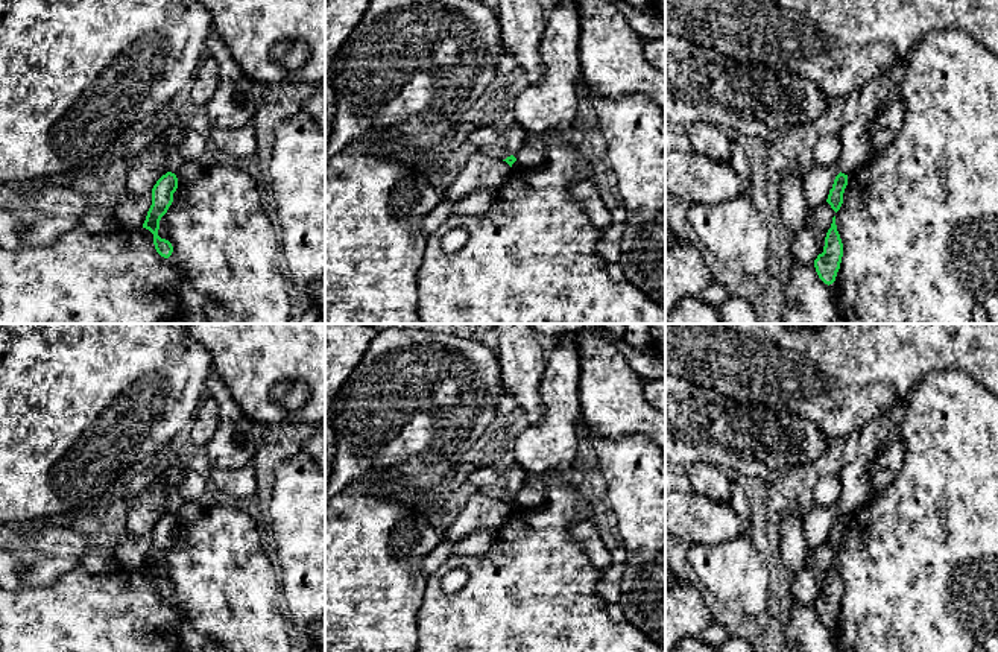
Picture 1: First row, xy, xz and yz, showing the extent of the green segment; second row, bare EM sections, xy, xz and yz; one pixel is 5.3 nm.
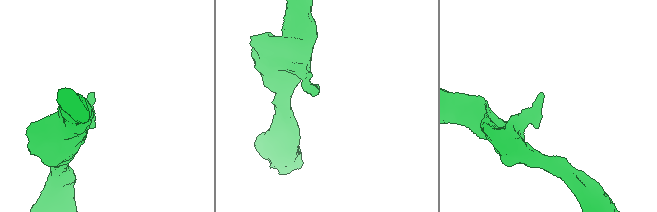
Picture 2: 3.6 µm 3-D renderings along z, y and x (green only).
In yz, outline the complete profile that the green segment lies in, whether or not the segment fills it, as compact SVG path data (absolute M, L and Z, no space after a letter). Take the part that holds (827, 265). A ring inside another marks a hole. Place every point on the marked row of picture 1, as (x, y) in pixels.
M835 216L832 217L831 228L825 237L823 252L814 260L814 267L819 278L825 284L832 284L835 281L837 272L840 269L843 257L843 243L835 225Z

